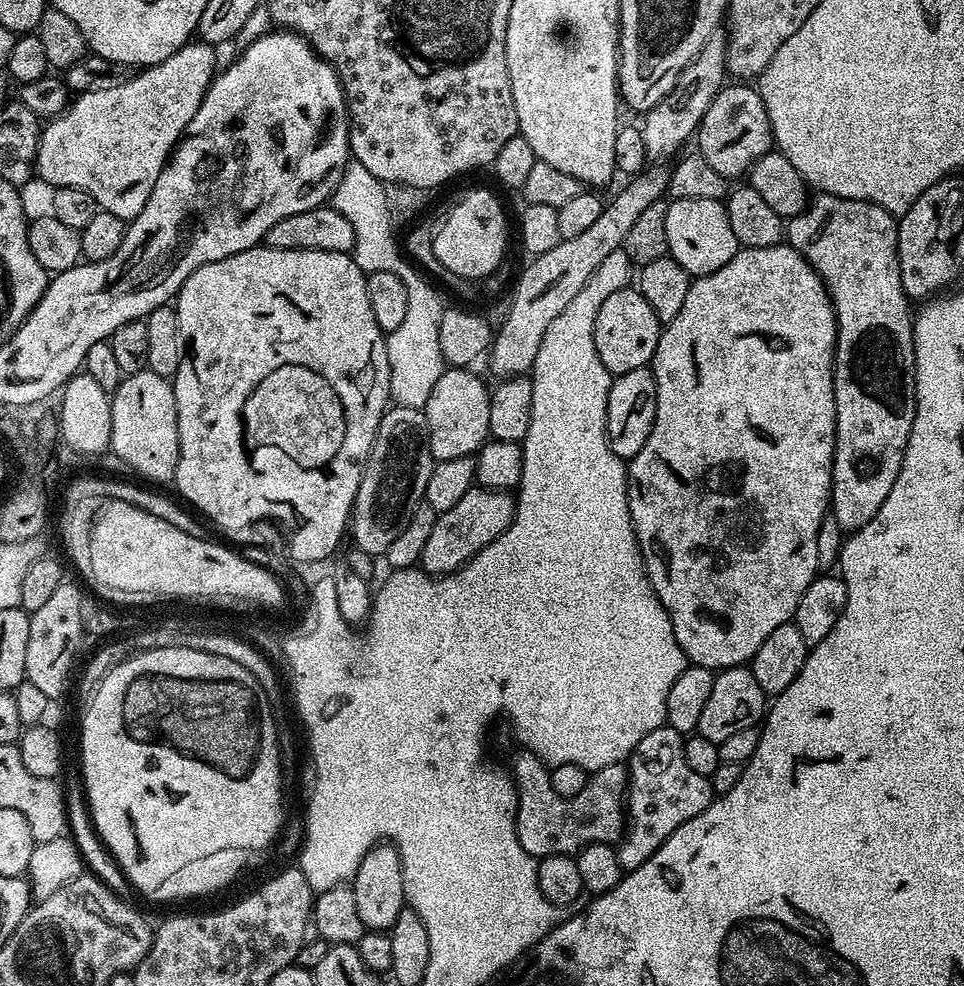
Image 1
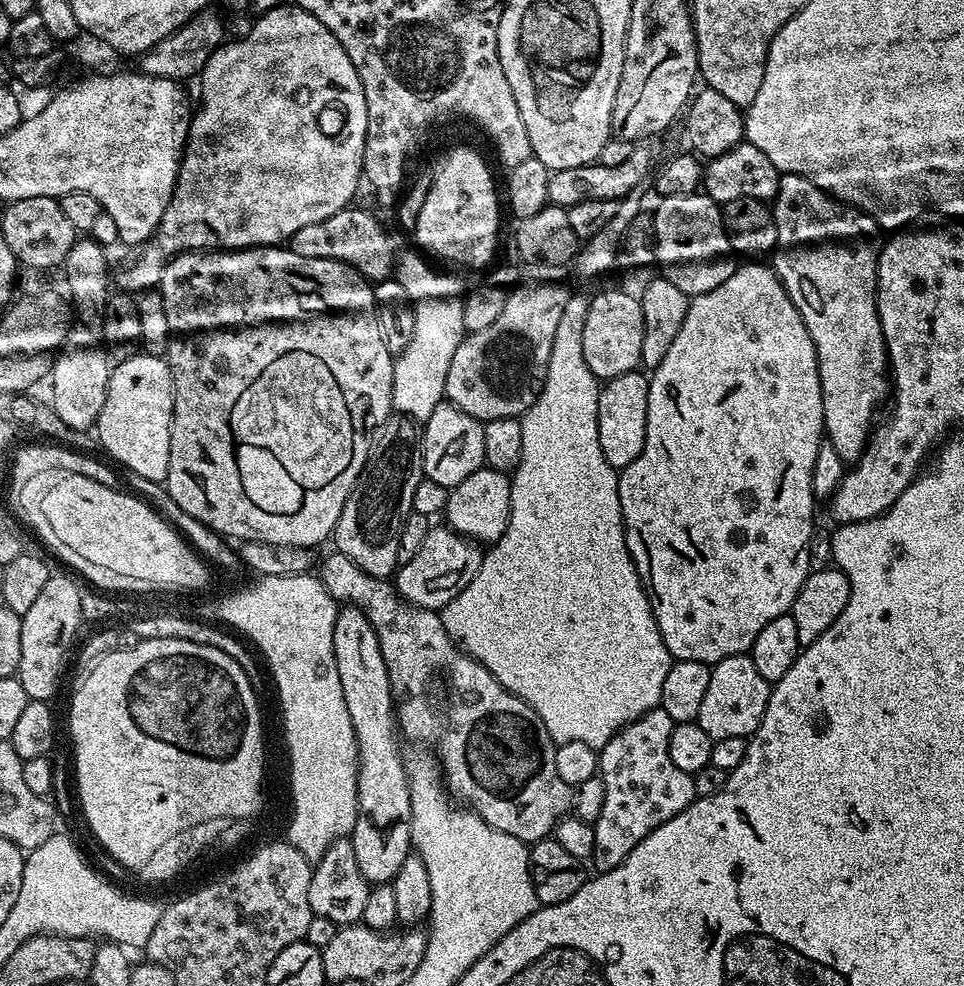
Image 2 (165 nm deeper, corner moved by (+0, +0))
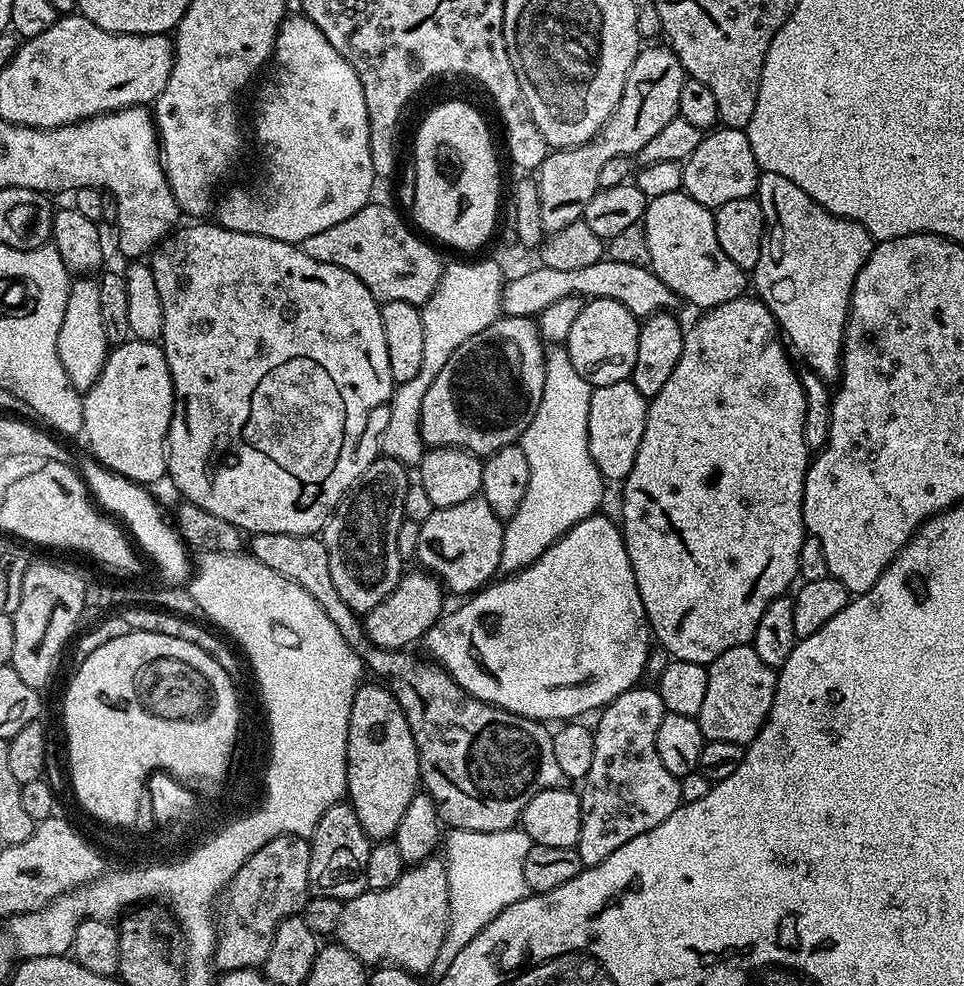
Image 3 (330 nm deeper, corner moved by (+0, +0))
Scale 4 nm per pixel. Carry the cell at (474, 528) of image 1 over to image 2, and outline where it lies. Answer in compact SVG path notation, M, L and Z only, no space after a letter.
M432 526L429 527L418 554L414 554L410 562L399 565L394 583L407 603L416 604L419 608L443 610L452 599L462 594L462 590L466 590L466 586L470 586L483 561L484 552L477 541L459 536L447 526Z

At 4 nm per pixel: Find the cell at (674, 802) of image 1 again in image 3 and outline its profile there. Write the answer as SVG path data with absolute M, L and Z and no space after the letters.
M644 687L618 694L614 702L604 705L600 721L594 724L594 762L590 762L590 774L584 776L579 789L582 830L575 847L586 866L610 858L630 838L654 830L682 803L678 777L662 766L656 753L658 726L666 714L664 703L655 687Z

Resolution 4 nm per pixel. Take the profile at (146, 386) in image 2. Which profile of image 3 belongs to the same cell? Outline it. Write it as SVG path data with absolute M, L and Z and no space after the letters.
M135 338L129 339L127 344L115 345L109 351L102 374L98 378L98 382L94 382L94 386L89 392L83 393L84 402L84 426L82 429L82 436L88 439L91 455L95 456L100 463L104 464L110 471L117 472L124 475L126 478L132 480L136 484L153 486L160 479L165 479L168 470L168 454L166 445L168 443L168 427L172 421L172 375L168 369L168 363L164 357L163 347L159 343L149 342L147 340L137 340Z

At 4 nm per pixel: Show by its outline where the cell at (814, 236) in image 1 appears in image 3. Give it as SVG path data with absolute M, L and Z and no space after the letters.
M761 171L760 181L756 183L756 196L762 206L765 230L762 254L754 269L755 295L772 312L791 351L804 359L803 367L822 381L839 381L844 359L844 327L848 324L854 282L858 278L858 270L862 270L866 258L870 258L872 253L872 236L857 220L835 216L814 202L806 190L794 186L794 182L790 182L790 178L782 178L782 174Z

